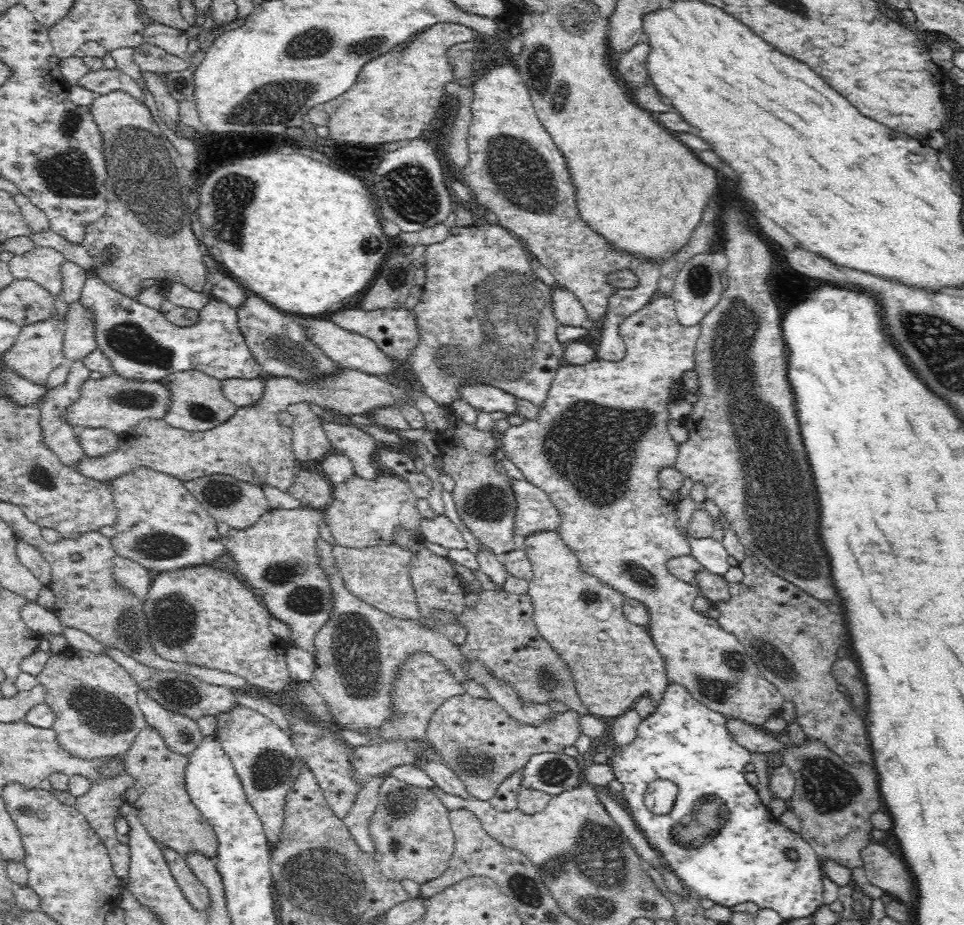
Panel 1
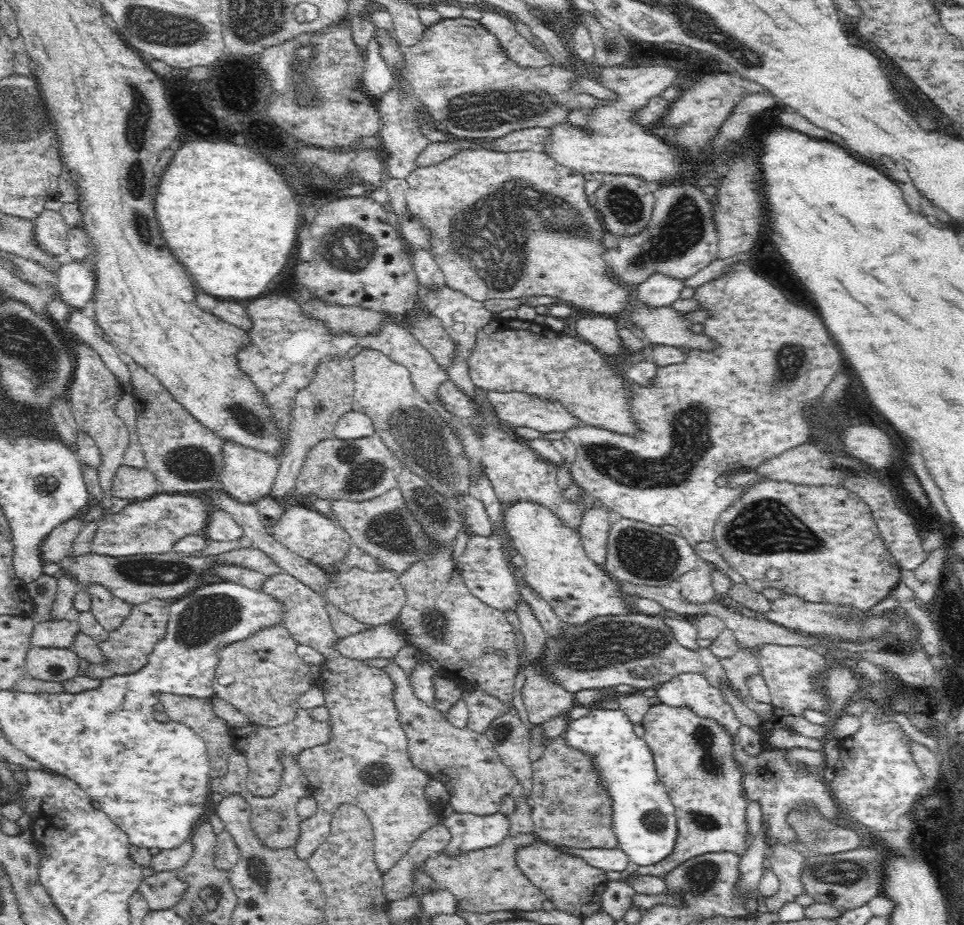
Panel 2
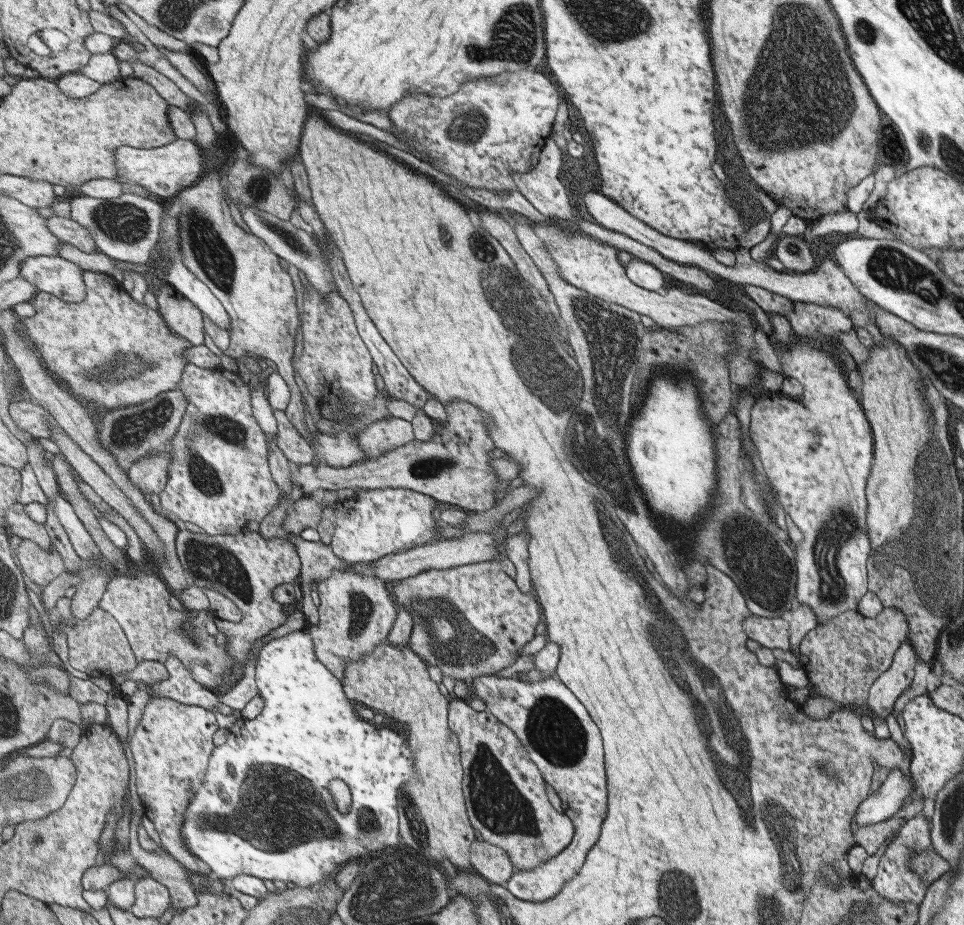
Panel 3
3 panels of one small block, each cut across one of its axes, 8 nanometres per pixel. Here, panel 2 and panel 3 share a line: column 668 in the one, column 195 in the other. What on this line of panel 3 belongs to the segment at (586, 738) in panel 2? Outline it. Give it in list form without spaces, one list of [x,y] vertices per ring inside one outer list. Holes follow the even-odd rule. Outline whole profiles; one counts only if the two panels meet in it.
[[[302,629],[302,630],[299,630],[299,631],[296,631],[296,632],[293,632],[293,633],[290,633],[290,634],[288,634],[288,635],[285,635],[285,636],[284,636],[284,637],[282,637],[282,638],[277,638],[277,639],[275,639],[275,640],[272,640],[272,641],[270,641],[270,642],[268,642],[268,643],[266,643],[266,644],[265,644],[265,645],[263,645],[263,647],[262,647],[262,649],[261,649],[261,654],[260,654],[260,659],[259,659],[259,662],[258,662],[258,665],[257,665],[257,684],[258,684],[258,687],[259,687],[259,690],[260,690],[260,696],[261,696],[261,698],[263,698],[263,700],[264,700],[264,707],[263,707],[263,711],[262,711],[262,712],[261,712],[261,714],[259,714],[259,715],[258,715],[258,717],[257,717],[257,718],[254,718],[254,719],[251,719],[251,720],[249,720],[249,719],[244,719],[244,718],[243,718],[243,719],[242,719],[242,718],[241,718],[241,719],[239,719],[239,720],[238,720],[238,721],[237,721],[237,722],[236,722],[236,723],[235,723],[235,724],[234,724],[234,726],[233,726],[233,727],[232,727],[232,728],[229,728],[229,729],[228,729],[228,730],[229,730],[229,731],[230,731],[230,732],[231,732],[231,733],[232,733],[232,734],[233,734],[233,738],[231,738],[231,740],[225,740],[225,742],[223,742],[223,744],[219,744],[219,746],[216,746],[216,749],[215,749],[215,750],[214,750],[214,753],[213,753],[213,754],[212,754],[212,757],[211,757],[211,760],[210,760],[210,768],[209,768],[209,769],[207,769],[207,776],[206,776],[206,779],[205,779],[205,780],[204,780],[204,785],[203,785],[203,786],[202,786],[202,789],[201,789],[201,790],[200,790],[200,791],[199,791],[199,792],[198,792],[198,793],[197,793],[197,794],[196,794],[196,797],[195,797],[195,798],[194,798],[194,799],[193,799],[193,800],[192,800],[192,801],[191,801],[191,804],[190,804],[190,807],[189,807],[189,808],[188,808],[188,809],[187,809],[187,812],[186,812],[186,813],[185,813],[185,820],[186,820],[186,821],[185,821],[185,824],[184,824],[184,827],[183,827],[183,828],[182,828],[182,833],[183,833],[183,834],[184,834],[184,841],[185,841],[185,842],[186,842],[186,843],[187,843],[187,844],[188,844],[188,847],[189,847],[189,848],[190,848],[190,849],[191,849],[191,852],[194,852],[194,853],[195,853],[195,854],[196,854],[196,855],[197,855],[197,856],[198,856],[198,857],[199,857],[199,858],[200,858],[200,859],[201,859],[201,860],[204,860],[204,861],[205,861],[205,862],[206,862],[206,863],[207,863],[207,864],[210,864],[210,865],[211,865],[211,868],[212,868],[212,872],[213,872],[213,873],[215,873],[215,874],[216,874],[216,875],[217,875],[217,876],[218,876],[218,877],[219,877],[219,878],[226,878],[226,879],[230,879],[230,880],[231,880],[231,879],[233,879],[233,878],[235,878],[235,877],[236,877],[236,876],[239,876],[239,875],[240,875],[240,874],[249,874],[249,875],[253,875],[253,876],[256,876],[256,877],[259,877],[259,878],[262,878],[262,879],[263,879],[263,880],[264,880],[264,881],[266,881],[266,882],[268,882],[268,883],[269,883],[269,882],[270,882],[270,881],[273,881],[273,880],[281,880],[281,881],[283,881],[283,882],[292,882],[292,883],[294,883],[294,884],[295,884],[295,885],[297,885],[297,886],[299,886],[299,887],[307,887],[307,888],[311,888],[311,885],[312,885],[312,884],[323,884],[323,880],[325,880],[325,881],[327,881],[327,880],[328,880],[328,879],[335,879],[335,876],[336,876],[336,875],[337,875],[337,873],[338,873],[338,872],[341,872],[341,871],[342,871],[342,870],[343,870],[343,867],[344,867],[344,865],[345,865],[345,864],[351,864],[351,861],[352,861],[352,860],[353,860],[353,859],[355,859],[355,858],[358,858],[358,857],[359,857],[359,859],[361,859],[361,857],[365,857],[365,856],[368,856],[368,853],[371,853],[371,854],[374,854],[374,855],[375,855],[375,853],[376,853],[376,852],[375,852],[375,850],[377,850],[377,852],[378,852],[378,851],[383,851],[383,850],[384,850],[384,849],[385,849],[385,848],[387,848],[387,847],[399,847],[399,845],[401,845],[401,842],[400,842],[400,837],[399,837],[399,830],[398,830],[398,829],[397,829],[397,828],[399,828],[399,826],[398,826],[398,825],[397,825],[397,824],[399,824],[399,818],[397,818],[397,810],[395,810],[395,802],[397,802],[397,790],[399,790],[399,788],[401,788],[401,786],[403,786],[403,784],[405,784],[405,782],[408,782],[408,784],[409,784],[409,782],[410,782],[410,780],[411,780],[411,779],[413,779],[413,778],[416,778],[416,775],[415,775],[415,771],[414,771],[414,755],[413,755],[413,753],[412,753],[412,752],[411,752],[411,751],[410,751],[410,747],[409,747],[409,742],[408,742],[408,741],[406,741],[406,740],[405,740],[405,738],[401,738],[401,736],[399,736],[399,734],[397,734],[397,733],[395,733],[395,732],[394,732],[394,731],[393,731],[393,730],[391,730],[391,729],[389,729],[389,728],[375,728],[375,726],[374,726],[374,724],[371,724],[371,723],[369,723],[369,722],[367,722],[367,720],[364,720],[364,719],[362,719],[362,718],[360,718],[360,717],[359,717],[359,716],[358,716],[358,715],[357,715],[357,714],[356,714],[356,713],[355,713],[355,707],[353,707],[353,704],[354,704],[354,703],[353,703],[353,701],[352,701],[352,702],[351,702],[351,700],[349,700],[349,698],[347,698],[347,694],[345,694],[345,690],[343,690],[343,684],[341,684],[341,679],[340,679],[340,678],[339,678],[339,677],[338,677],[338,676],[335,676],[335,675],[334,675],[334,673],[332,673],[332,672],[331,672],[331,671],[330,671],[330,669],[329,669],[329,668],[327,668],[327,665],[325,665],[325,664],[323,664],[323,663],[322,663],[322,661],[321,661],[321,660],[319,660],[319,659],[318,659],[318,655],[317,655],[317,652],[316,652],[316,646],[315,646],[315,645],[314,645],[314,638],[313,638],[313,637],[311,637],[311,634],[310,634],[310,633],[309,633],[309,632],[307,632],[307,631],[306,631],[306,630],[305,630],[305,629]],[[225,764],[255,764],[255,766],[253,766],[253,770],[251,770],[251,772],[249,772],[249,778],[247,778],[247,780],[245,780],[245,784],[243,784],[243,792],[241,792],[241,794],[243,794],[243,800],[241,800],[241,806],[239,806],[239,808],[231,808],[231,798],[235,798],[235,796],[231,796],[231,786],[229,786],[229,784],[227,784],[227,782],[223,782],[223,780],[225,780],[225,776],[223,776],[223,774],[225,774]],[[336,778],[338,778],[338,779],[339,779],[339,780],[344,780],[344,781],[345,781],[345,782],[346,782],[346,783],[347,783],[347,784],[348,784],[348,785],[349,785],[349,786],[350,786],[350,789],[351,789],[351,792],[352,792],[352,808],[351,808],[351,809],[350,809],[350,811],[349,811],[349,812],[346,812],[346,813],[342,813],[342,812],[341,812],[341,811],[340,811],[340,810],[339,810],[339,809],[338,809],[338,806],[337,806],[337,805],[336,805],[336,802],[335,802],[335,799],[333,799],[333,798],[332,798],[332,794],[331,794],[331,791],[330,791],[330,783],[331,783],[331,782],[334,782],[334,780],[335,780],[335,779],[336,779]],[[219,802],[223,802],[223,806],[221,806],[221,808],[223,808],[223,812],[207,812],[207,810],[209,810],[209,806],[219,806]]]

